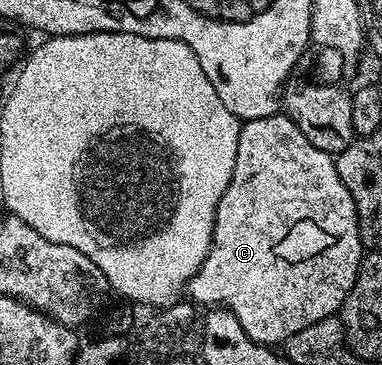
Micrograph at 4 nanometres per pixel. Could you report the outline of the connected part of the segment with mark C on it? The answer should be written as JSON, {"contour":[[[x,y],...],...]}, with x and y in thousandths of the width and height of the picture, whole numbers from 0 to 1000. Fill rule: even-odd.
{"contour":[[[715,310],[704,321],[649,326],[626,351],[620,441],[610,452],[610,485],[599,496],[599,518],[589,518],[568,562],[552,679],[526,737],[516,737],[510,756],[490,773],[484,797],[497,827],[513,836],[529,836],[542,847],[584,844],[615,860],[620,879],[631,879],[631,901],[641,901],[641,912],[665,940],[738,945],[757,923],[767,923],[767,912],[788,912],[788,901],[809,901],[809,890],[830,890],[830,879],[869,871],[885,855],[914,792],[924,792],[924,770],[935,759],[940,721],[950,712],[953,696],[950,652],[940,644],[935,573],[924,562],[924,540],[914,518],[903,518],[882,474],[874,433],[861,419],[830,408],[830,397],[819,397],[819,386],[809,386],[809,375],[798,375],[798,364],[788,364],[783,345],[746,310]]]}

